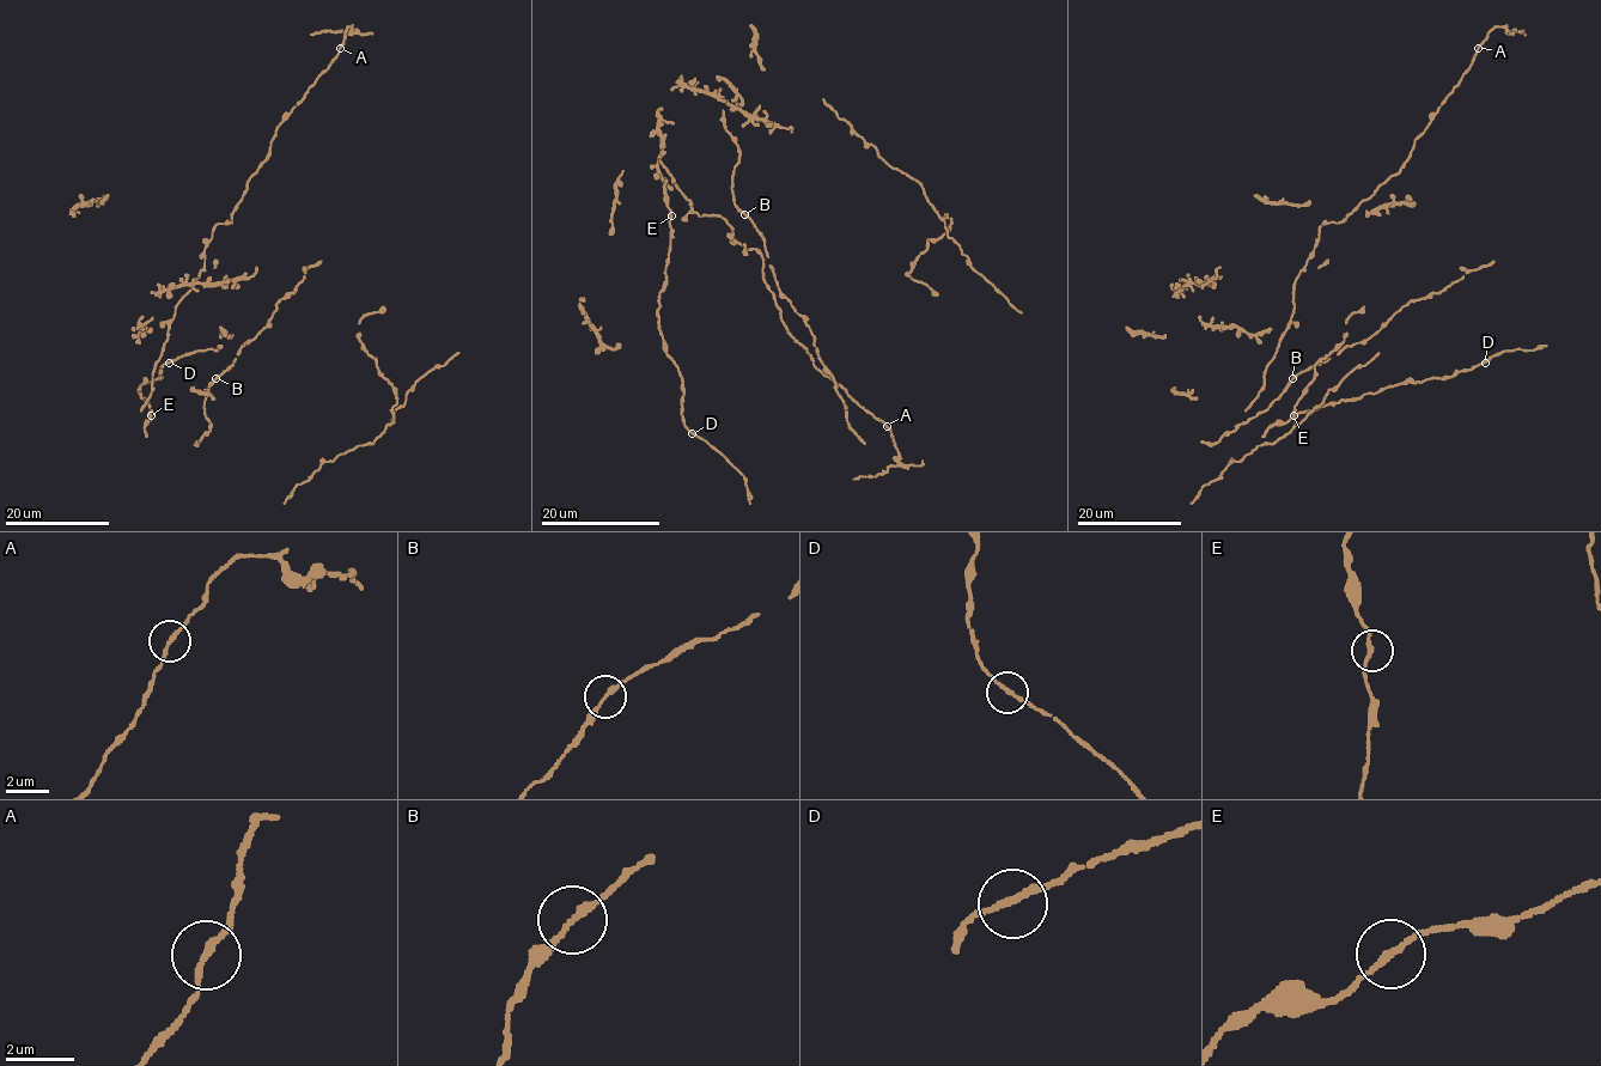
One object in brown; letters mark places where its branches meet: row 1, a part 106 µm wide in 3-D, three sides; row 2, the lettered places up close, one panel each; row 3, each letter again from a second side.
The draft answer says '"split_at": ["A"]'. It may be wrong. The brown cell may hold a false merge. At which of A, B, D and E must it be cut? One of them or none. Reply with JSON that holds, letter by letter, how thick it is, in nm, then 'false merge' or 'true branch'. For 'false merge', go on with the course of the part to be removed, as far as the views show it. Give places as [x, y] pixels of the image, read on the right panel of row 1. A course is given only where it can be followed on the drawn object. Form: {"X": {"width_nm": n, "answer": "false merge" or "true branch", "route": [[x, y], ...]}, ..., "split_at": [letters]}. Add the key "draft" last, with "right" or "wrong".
{"A": {"width_nm": 180, "answer": "false merge", "route": [[1479, 48], [1496, 26], [1522, 31], [1526, 35]]}, "B": {"width_nm": 180, "answer": "true branch"}, "D": {"width_nm": 180, "answer": "true branch"}, "E": {"width_nm": 180, "answer": "true branch"}, "split_at": ["A"], "draft": "right"}

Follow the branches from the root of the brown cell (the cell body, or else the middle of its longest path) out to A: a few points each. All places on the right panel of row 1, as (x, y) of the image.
A: (1262, 390), (1264, 371), (1294, 310), (1294, 284), (1319, 229), (1341, 221), (1399, 171), (1479, 48)

